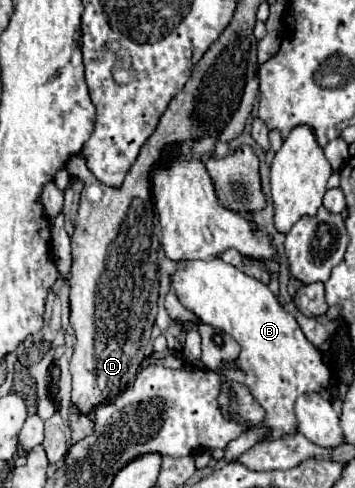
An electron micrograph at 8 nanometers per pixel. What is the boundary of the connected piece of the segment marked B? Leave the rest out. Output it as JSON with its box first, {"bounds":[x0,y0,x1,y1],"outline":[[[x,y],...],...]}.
{"bounds":[171,257,331,439],"outline":[[[213,257],[209,261],[177,261],[177,265],[179,269],[171,275],[171,291],[177,295],[181,305],[193,311],[205,323],[217,325],[241,345],[241,355],[235,361],[237,371],[233,371],[233,367],[219,371],[225,377],[219,405],[227,409],[229,387],[233,381],[241,381],[267,411],[261,423],[271,427],[271,435],[267,439],[293,433],[297,429],[297,419],[293,413],[295,399],[301,393],[321,391],[321,387],[329,385],[331,379],[331,373],[317,347],[305,341],[295,317],[281,307],[265,283],[245,275],[237,267],[225,263],[221,257]]]}

